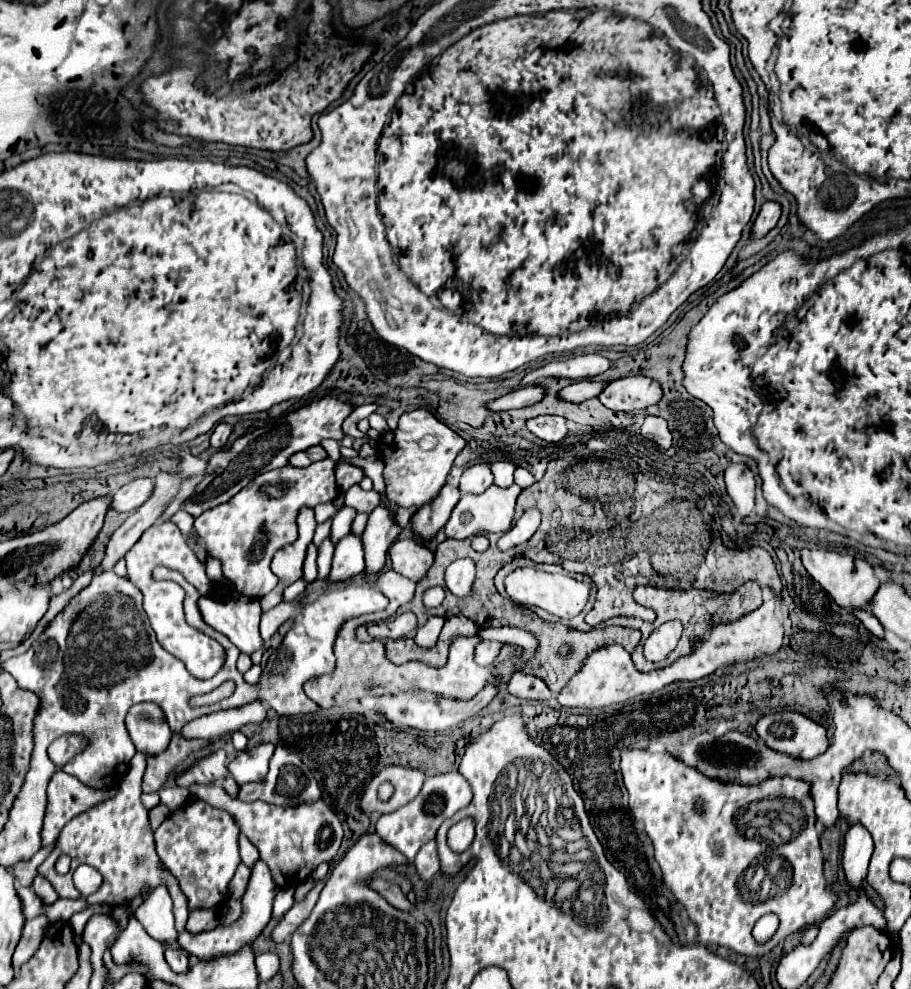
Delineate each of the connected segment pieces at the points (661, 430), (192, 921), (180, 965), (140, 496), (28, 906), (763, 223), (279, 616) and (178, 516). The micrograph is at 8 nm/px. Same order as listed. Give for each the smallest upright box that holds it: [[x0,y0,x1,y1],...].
[[642,416,672,450],[186,910,220,934],[164,949,190,973],[110,478,152,512],[17,887,44,918],[752,202,782,238],[260,596,304,640],[170,512,194,536]]

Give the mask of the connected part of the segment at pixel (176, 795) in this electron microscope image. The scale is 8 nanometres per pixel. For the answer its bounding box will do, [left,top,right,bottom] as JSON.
[159,786,188,812]

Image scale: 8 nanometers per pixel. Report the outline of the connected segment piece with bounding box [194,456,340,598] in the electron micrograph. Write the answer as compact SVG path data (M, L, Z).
M328 456L306 468L288 464L284 468L260 474L228 502L210 508L196 520L194 528L200 534L208 556L222 562L222 574L236 582L240 594L262 598L278 584L278 578L270 570L272 556L278 548L296 540L296 516L300 508L314 508L322 502L332 502L340 494L334 468L336 460Z

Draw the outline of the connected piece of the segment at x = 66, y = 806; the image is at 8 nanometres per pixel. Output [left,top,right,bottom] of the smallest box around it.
[42,772,116,848]

